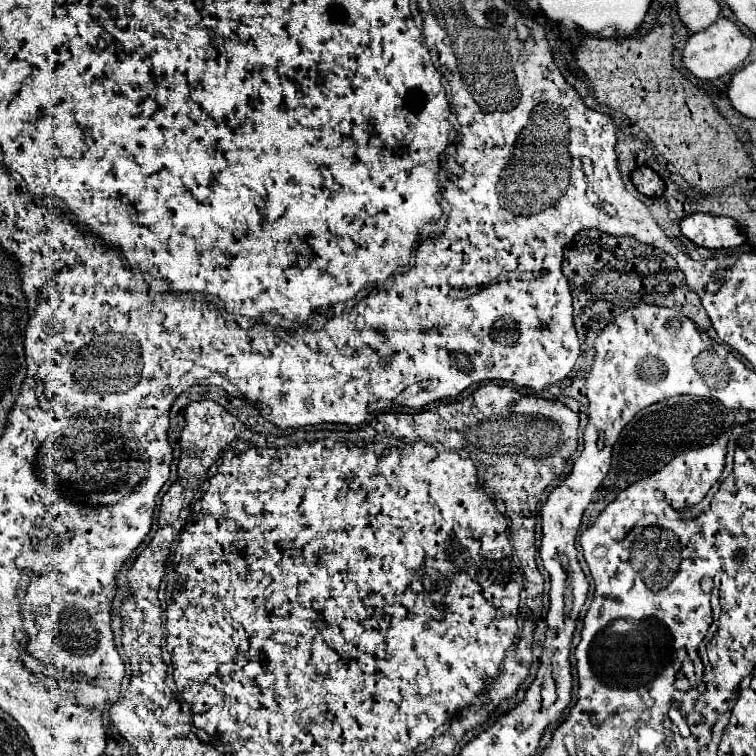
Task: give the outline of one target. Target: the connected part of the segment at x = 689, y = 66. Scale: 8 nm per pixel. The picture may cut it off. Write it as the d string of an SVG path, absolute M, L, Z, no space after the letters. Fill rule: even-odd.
M718 18L714 24L710 24L702 32L696 32L690 36L690 40L684 48L682 64L696 78L714 80L714 78L720 78L724 74L738 70L744 64L744 60L748 58L750 48L752 48L752 40L746 34L742 34L742 30L736 22L732 22L728 18Z

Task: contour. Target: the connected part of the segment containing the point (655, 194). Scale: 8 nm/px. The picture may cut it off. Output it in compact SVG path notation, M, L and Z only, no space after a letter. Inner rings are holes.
M646 166L636 168L632 172L632 182L638 188L638 192L642 192L642 194L646 194L650 198L660 198L664 194L664 190L666 190L664 180L654 170L650 170Z

